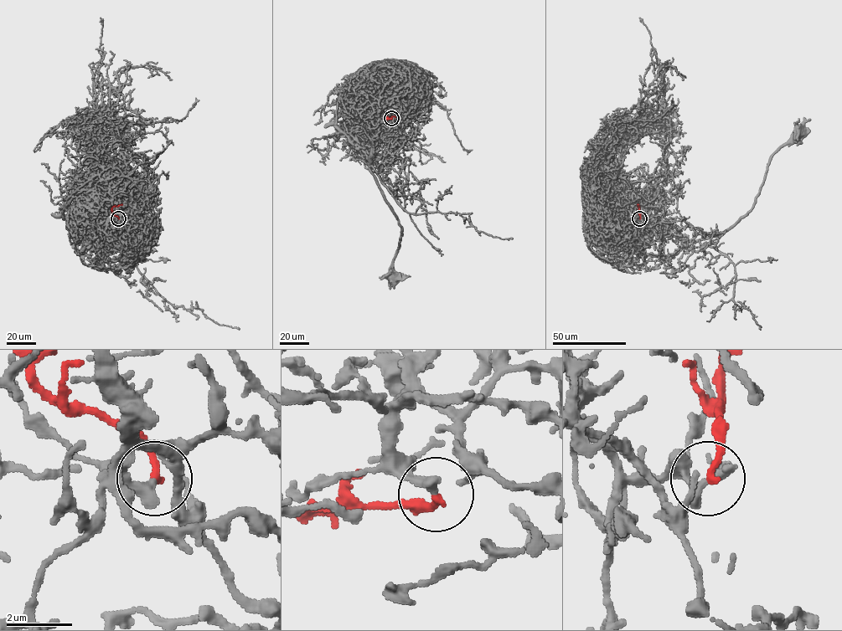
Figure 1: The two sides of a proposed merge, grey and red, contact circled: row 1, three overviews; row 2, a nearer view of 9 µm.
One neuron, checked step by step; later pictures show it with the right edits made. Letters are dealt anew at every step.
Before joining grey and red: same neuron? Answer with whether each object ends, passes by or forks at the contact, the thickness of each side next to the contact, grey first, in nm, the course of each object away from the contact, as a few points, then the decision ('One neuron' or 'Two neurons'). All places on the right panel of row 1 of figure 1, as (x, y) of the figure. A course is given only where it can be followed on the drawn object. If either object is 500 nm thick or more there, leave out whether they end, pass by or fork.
At the ring grey passes by. At the ring red ends. Thickness 280 nm (grey) against 220 nm. Course of grey: (640, 218), (649, 221), (665, 234), (667, 227), (686, 241), (720, 234), (751, 208), (769, 159), (798, 130). Course of red: (639, 218), (638, 204). One neuron

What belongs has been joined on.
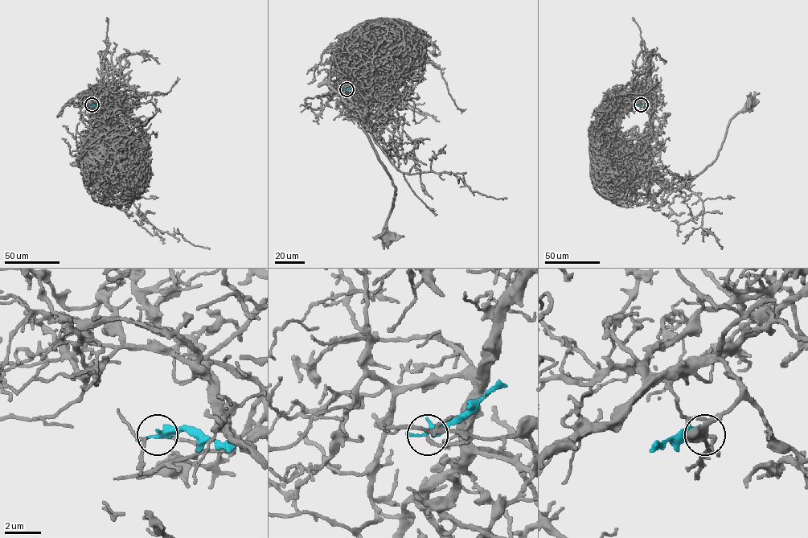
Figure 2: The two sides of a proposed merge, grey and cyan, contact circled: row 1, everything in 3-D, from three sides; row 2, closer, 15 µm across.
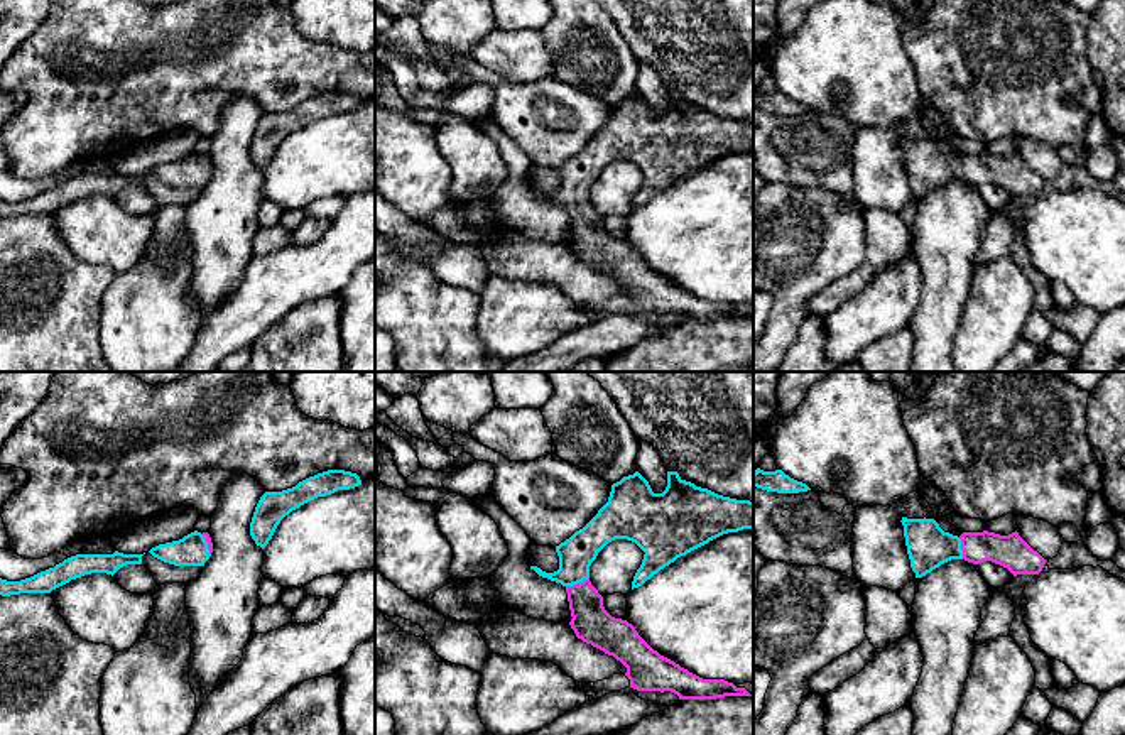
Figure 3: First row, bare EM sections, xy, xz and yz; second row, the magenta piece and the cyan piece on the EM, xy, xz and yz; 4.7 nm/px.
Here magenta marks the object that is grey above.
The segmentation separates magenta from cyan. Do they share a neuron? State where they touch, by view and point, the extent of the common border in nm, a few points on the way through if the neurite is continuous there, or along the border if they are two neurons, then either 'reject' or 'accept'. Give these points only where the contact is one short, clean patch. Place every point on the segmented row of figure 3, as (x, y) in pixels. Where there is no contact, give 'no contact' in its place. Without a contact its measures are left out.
contact xz (578, 583); length 120 nm; way xz (592, 624), (578, 583), (576, 553); accept

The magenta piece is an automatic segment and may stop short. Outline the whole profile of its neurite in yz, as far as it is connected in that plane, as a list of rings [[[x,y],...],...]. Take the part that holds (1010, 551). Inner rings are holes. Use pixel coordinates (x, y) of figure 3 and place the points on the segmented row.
[[[902,517],[904,537],[910,568],[922,578],[951,559],[973,564],[992,561],[1007,568],[1014,576],[1039,574],[1046,559],[1034,551],[1019,532],[963,532],[959,537],[944,532],[934,519]]]

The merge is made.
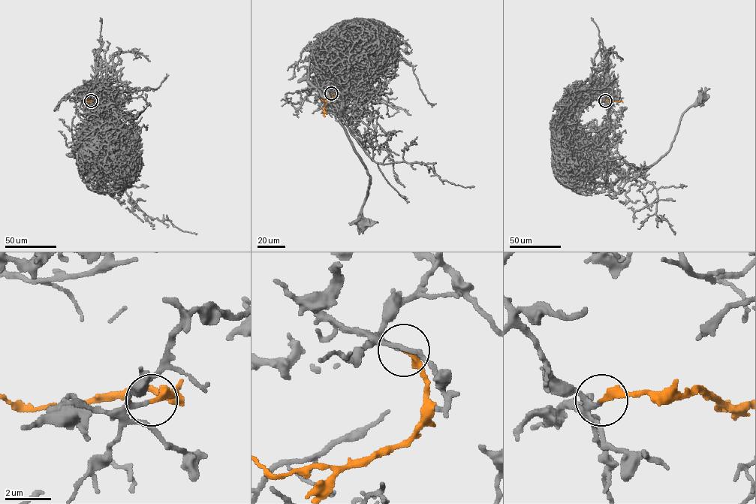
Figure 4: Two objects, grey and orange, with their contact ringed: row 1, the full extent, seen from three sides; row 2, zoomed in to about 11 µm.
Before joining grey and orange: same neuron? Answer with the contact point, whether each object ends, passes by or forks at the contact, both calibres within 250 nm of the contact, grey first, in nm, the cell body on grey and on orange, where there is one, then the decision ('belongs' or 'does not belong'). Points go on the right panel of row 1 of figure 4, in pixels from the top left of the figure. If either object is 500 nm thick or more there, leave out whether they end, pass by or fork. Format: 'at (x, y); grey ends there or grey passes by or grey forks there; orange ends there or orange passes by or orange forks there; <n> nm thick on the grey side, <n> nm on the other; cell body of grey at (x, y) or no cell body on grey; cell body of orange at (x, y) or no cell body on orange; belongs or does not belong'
at (605, 101); grey passes by; orange ends there; 130 nm thick on the grey side, 280 nm on the other; cell body of grey at (702, 96); no cell body on orange; belongs

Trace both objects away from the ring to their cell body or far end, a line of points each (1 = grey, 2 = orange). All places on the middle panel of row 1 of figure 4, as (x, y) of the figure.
1: (330, 92), (329, 79), (346, 51), (348, 60), (329, 87), (329, 95), (369, 176), (362, 206), (364, 224)
2: (331, 93), (332, 97), (324, 105), (325, 116)

